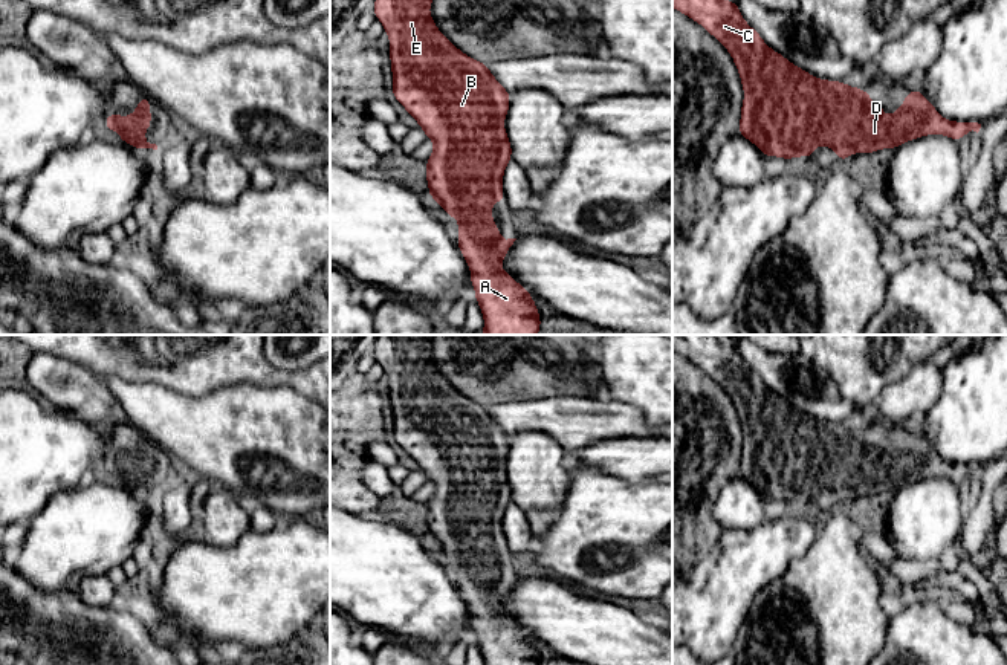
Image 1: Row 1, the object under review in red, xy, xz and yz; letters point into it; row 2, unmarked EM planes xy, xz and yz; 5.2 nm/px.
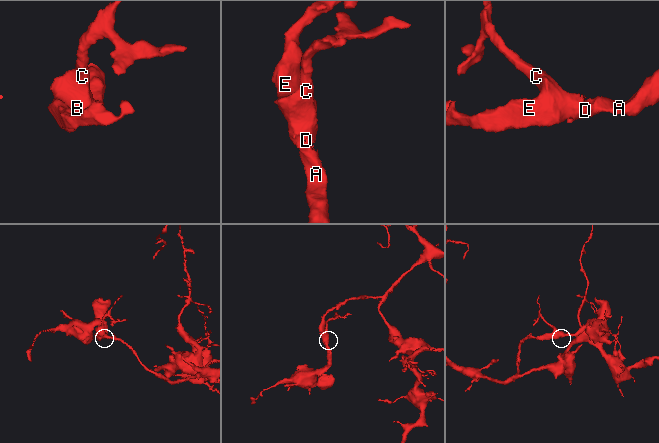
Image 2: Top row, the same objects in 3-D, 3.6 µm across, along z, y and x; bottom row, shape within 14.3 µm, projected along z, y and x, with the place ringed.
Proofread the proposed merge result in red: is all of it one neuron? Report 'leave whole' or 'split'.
leave whole

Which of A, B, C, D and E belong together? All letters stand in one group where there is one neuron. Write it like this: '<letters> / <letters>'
A B C D E

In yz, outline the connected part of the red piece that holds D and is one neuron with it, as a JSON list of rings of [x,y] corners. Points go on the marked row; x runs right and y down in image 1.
[[[672,0],[672,8],[700,23],[732,55],[744,89],[738,133],[766,157],[811,159],[816,147],[827,145],[845,162],[853,153],[895,150],[926,135],[944,135],[960,141],[970,130],[978,133],[981,128],[978,122],[944,119],[920,90],[908,92],[902,107],[885,118],[883,105],[869,99],[871,92],[850,87],[843,81],[819,79],[770,49],[758,31],[746,23],[738,3],[730,0]]]

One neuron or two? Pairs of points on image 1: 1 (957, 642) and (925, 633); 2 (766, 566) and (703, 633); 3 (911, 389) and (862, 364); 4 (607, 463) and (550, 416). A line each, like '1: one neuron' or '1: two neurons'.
1: one neuron
2: one neuron
3: two neurons
4: two neurons

